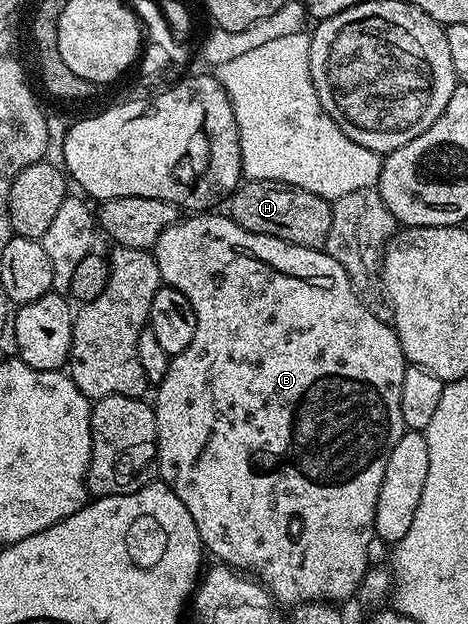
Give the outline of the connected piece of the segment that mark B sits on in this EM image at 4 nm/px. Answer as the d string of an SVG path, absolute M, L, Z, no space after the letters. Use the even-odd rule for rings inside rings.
M198 211L193 215L186 215L174 221L160 235L160 239L156 239L152 250L154 261L158 264L158 270L163 282L171 289L179 289L188 299L188 303L192 303L192 311L196 315L196 331L192 335L192 343L188 343L188 347L184 351L171 356L168 371L161 383L156 386L158 398L153 398L152 401L154 414L156 415L156 427L158 428L156 473L157 476L158 473L162 476L159 477L161 484L170 488L176 495L176 499L180 499L180 503L184 503L184 507L188 507L188 515L192 515L192 523L196 523L196 531L200 531L200 539L202 540L205 552L207 554L215 553L218 556L217 560L221 564L229 565L235 571L241 571L246 575L253 575L261 584L266 586L266 590L270 592L271 598L279 606L290 605L289 607L297 607L299 605L306 605L310 601L342 603L338 601L346 601L353 593L355 596L361 590L362 581L372 565L372 562L370 562L370 544L375 544L376 541L374 536L376 499L380 495L380 483L384 483L384 467L388 467L388 455L392 455L392 447L396 447L396 443L400 443L402 434L407 432L404 415L400 415L400 386L404 384L404 371L408 362L398 342L397 333L394 332L387 322L376 319L376 315L372 315L372 311L368 311L364 307L364 303L356 295L356 291L352 287L350 276L344 271L344 267L340 267L340 263L336 263L336 259L329 257L322 249L300 247L299 245L288 243L284 239L276 239L268 235L253 233L237 225L229 215L222 214L221 217L220 214L214 212L218 211ZM293 517L302 524L298 529L298 534L290 533L290 520Z

